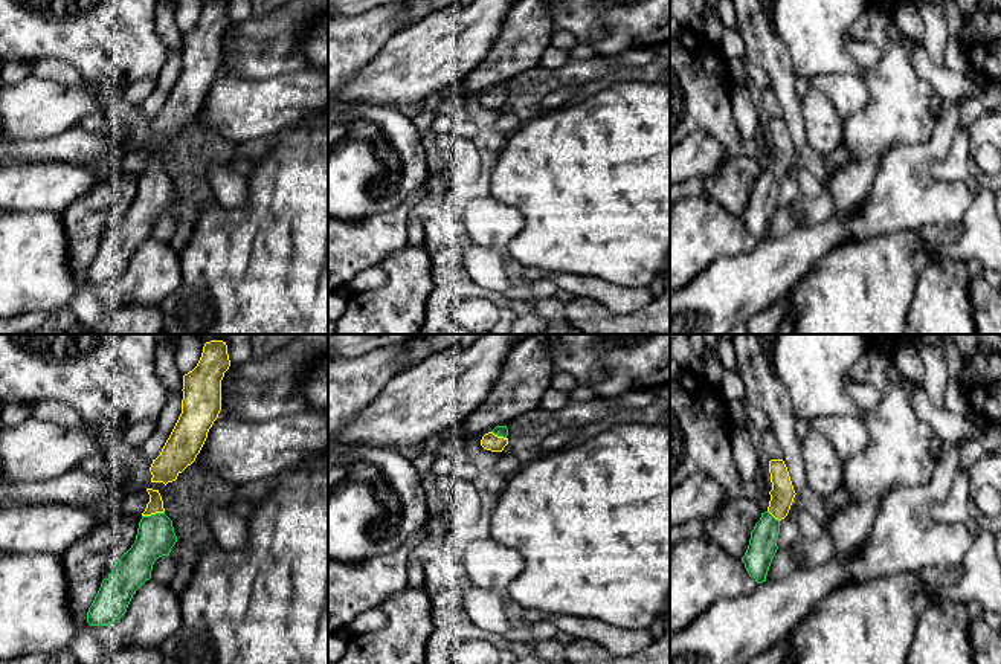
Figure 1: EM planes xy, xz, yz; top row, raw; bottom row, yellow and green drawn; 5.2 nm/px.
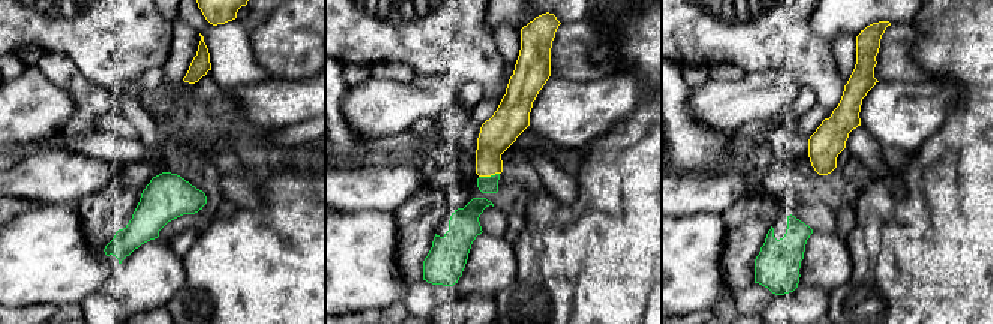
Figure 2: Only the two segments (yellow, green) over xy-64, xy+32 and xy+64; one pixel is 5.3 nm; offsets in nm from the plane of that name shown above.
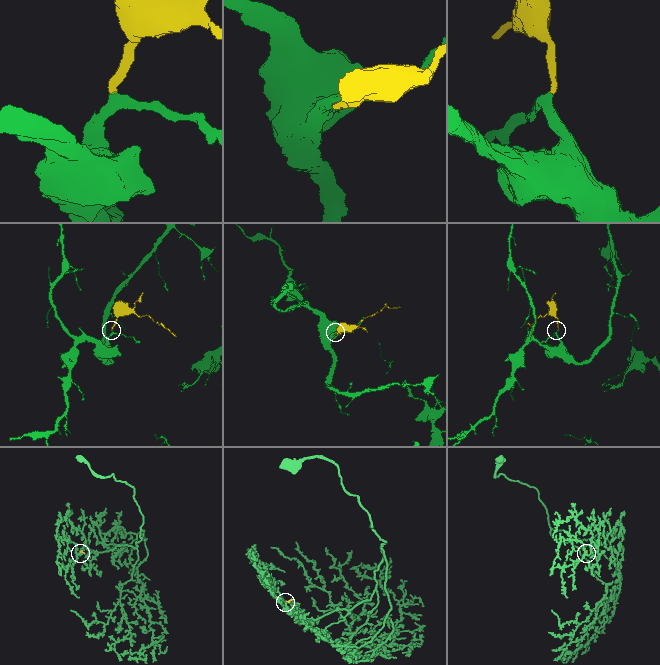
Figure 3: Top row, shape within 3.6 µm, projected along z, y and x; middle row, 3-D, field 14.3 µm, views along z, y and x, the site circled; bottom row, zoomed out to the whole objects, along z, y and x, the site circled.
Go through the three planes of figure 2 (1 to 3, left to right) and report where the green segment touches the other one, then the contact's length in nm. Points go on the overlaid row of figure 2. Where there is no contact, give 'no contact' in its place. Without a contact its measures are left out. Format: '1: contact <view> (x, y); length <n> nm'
1: no contact
2: contact xy+32 (488, 176); length 110 nm
3: no contact

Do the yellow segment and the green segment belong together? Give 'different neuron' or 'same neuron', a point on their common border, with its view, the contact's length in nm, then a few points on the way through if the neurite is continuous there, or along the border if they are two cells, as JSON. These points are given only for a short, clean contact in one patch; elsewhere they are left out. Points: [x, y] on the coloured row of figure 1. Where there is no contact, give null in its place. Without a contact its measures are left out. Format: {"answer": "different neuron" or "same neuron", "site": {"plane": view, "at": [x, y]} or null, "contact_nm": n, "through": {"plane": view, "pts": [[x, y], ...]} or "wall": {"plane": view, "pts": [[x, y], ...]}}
{"answer": "same neuron", "site": {"plane": "xy", "at": [153, 513]}, "contact_nm": 120, "through": {"plane": "xy", "pts": [[156, 504], [153, 513], [156, 536]]}}

